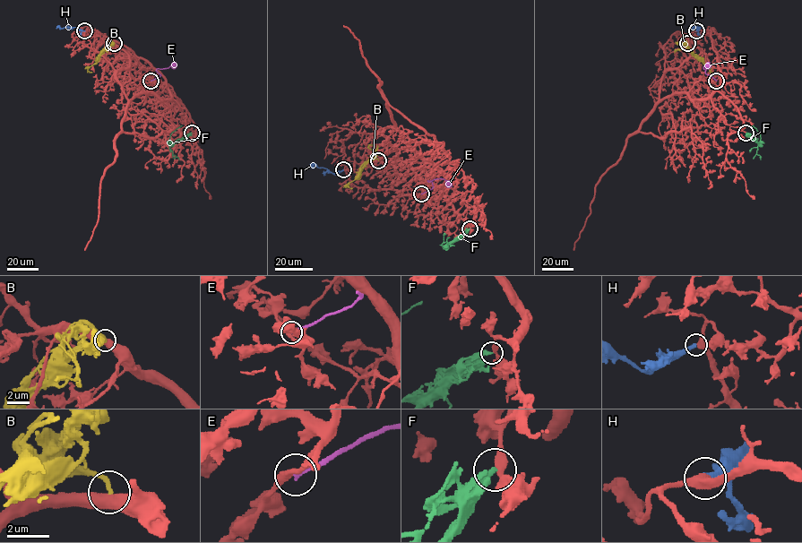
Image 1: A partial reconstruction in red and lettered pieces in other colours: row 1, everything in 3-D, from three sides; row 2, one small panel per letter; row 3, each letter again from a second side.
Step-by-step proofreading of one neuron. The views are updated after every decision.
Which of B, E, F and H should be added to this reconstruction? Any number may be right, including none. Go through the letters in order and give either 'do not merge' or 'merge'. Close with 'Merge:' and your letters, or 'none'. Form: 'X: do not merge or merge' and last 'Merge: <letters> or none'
B: do not merge
E: do not merge
F: do not merge
H: merge
Merge: H

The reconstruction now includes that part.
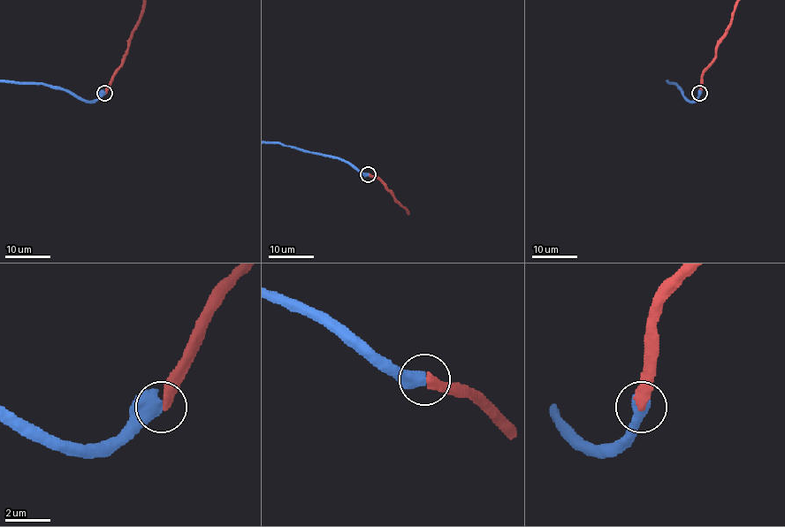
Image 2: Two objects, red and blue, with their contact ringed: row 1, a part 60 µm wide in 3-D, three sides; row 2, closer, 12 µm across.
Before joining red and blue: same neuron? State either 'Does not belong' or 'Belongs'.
Belongs

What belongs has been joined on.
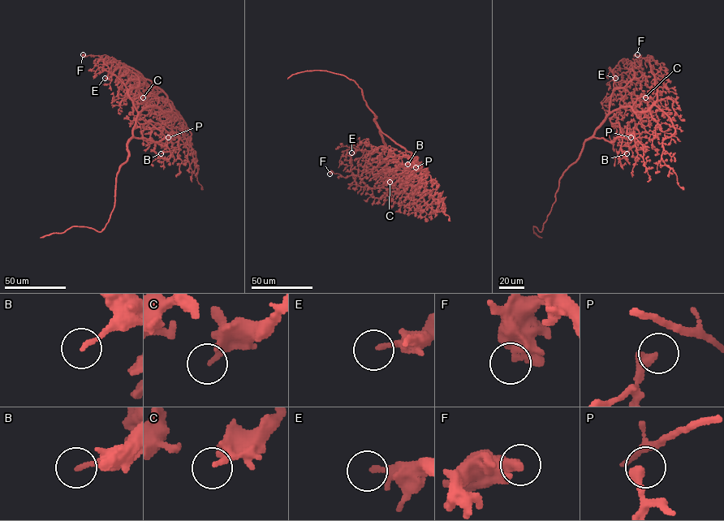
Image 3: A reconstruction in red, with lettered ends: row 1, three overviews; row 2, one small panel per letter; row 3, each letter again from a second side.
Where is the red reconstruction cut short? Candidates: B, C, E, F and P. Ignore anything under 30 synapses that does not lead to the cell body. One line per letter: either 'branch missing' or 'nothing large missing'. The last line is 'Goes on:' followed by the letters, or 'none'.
B: nothing large missing
C: nothing large missing
E: nothing large missing
F: nothing large missing
P: nothing large missing
Goes on: none

